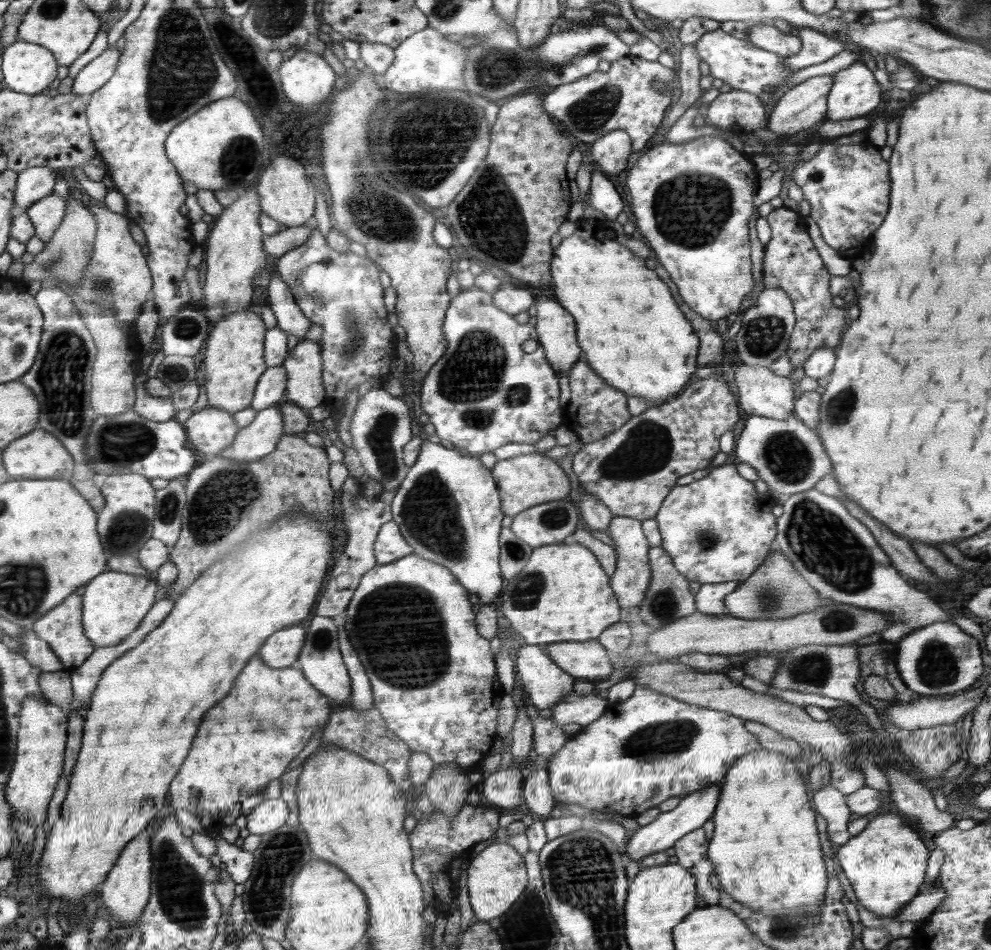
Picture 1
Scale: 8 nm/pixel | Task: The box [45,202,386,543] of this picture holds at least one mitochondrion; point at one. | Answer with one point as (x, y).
(126, 443)

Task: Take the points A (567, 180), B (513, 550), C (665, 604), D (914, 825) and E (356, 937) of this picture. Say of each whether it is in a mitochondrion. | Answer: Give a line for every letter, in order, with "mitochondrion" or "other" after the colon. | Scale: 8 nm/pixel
A: other
B: mitochondrion
C: mitochondrion
D: other
E: other

